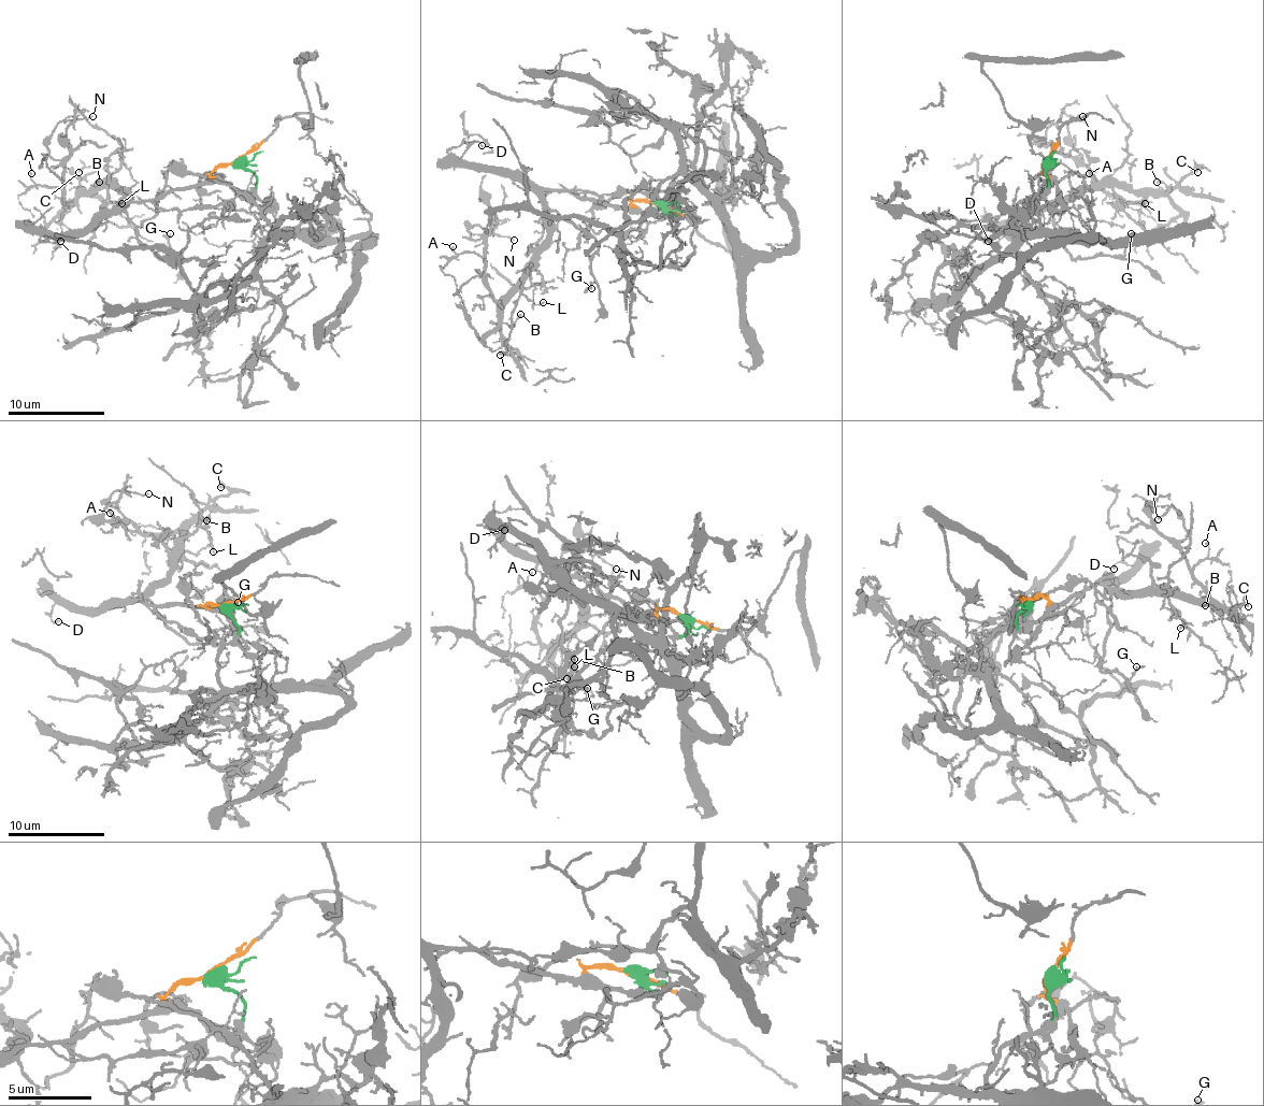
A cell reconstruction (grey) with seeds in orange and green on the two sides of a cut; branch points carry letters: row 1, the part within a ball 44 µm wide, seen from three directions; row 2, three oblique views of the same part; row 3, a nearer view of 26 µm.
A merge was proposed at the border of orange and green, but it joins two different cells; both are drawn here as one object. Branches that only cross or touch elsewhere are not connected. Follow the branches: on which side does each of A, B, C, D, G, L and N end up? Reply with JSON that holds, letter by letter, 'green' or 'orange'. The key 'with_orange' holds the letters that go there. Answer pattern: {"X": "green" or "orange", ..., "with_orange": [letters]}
{"A": "orange", "B": "orange", "C": "orange", "D": "orange", "G": "orange", "L": "orange", "N": "orange", "with_orange": ["A", "B", "C", "D", "G", "L", "N"]}

